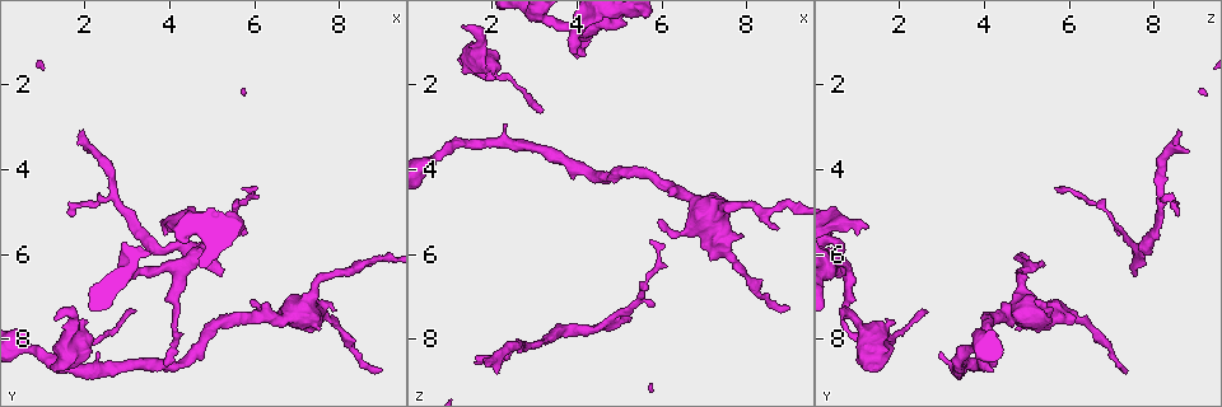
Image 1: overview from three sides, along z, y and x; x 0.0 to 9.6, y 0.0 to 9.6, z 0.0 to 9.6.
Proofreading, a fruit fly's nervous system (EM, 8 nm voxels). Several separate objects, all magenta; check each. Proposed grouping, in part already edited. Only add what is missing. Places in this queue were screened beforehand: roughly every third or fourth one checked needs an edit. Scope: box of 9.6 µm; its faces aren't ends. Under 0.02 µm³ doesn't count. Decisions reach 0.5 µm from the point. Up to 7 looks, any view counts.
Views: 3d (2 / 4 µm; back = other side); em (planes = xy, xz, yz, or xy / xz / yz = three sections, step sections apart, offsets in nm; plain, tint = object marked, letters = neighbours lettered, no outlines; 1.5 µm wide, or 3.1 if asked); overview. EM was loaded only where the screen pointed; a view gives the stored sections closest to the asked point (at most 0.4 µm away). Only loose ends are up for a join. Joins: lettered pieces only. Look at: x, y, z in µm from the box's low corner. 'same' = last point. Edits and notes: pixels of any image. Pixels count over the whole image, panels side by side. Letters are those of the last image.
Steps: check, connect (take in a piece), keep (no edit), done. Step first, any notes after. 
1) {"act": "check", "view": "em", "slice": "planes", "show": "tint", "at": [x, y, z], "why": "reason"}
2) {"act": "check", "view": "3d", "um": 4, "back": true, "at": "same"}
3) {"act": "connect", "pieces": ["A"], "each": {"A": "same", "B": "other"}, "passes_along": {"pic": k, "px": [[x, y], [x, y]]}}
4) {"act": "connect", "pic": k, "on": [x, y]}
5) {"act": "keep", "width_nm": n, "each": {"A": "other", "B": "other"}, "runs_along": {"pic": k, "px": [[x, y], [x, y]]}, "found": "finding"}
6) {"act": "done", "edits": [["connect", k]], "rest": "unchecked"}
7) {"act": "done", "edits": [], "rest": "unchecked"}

{"act": "check", "view": "em", "slice": "planes", "show": "letters", "at": [3.15, 7.30, 2.55], "why": "branch stops here"}

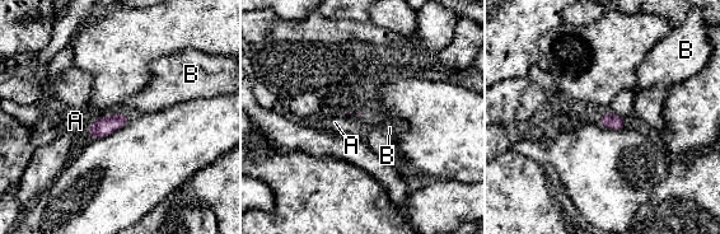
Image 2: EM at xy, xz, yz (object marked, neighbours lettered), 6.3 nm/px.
{"act": "keep", "each": {"A": "other", "B": "other"}, "border": {"pic": 2, "px": [[117, 113], [99, 117], [87, 130]]}, "found": "no lettered piece goes on from it"}

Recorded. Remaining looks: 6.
{"act": "check", "view": "3d", "um": 4, "at": [4.00, 5.30, 1.20], "why": "free end"}

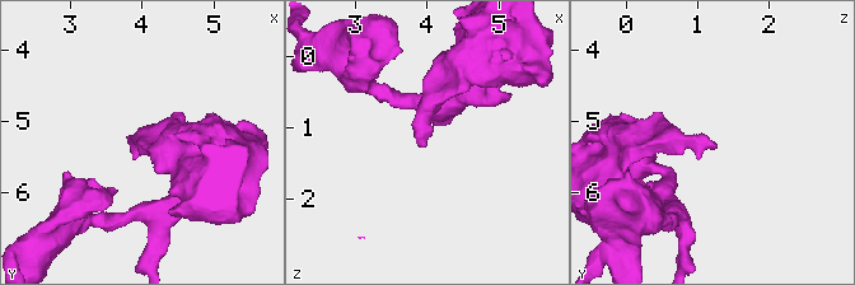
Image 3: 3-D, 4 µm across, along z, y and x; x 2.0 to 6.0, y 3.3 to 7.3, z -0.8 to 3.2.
{"act": "check", "view": "em", "slice": "planes", "show": "letters", "at": [3.95, 5.35, 1.25]}

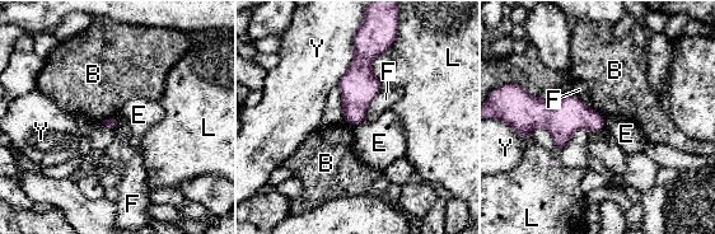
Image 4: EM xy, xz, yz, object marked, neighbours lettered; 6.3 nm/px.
{"act": "keep", "each": {"B": "other", "E": "other", "F": "other", "L": "other", "Y": "other"}, "border": {"pic": 4, "px": [[364, 121], [354, 126]]}, "found": "no lettered piece goes on from it"}

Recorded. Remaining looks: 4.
{"act": "check", "view": "3d", "um": 4, "at": [1.25, 7.55, 0.70]}

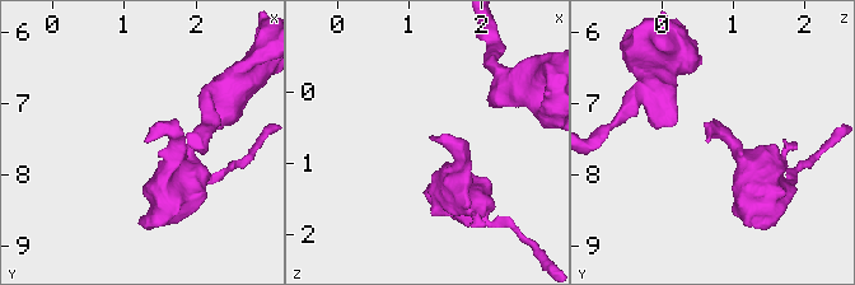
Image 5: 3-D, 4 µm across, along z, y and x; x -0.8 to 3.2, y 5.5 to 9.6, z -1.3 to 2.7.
{"act": "check", "view": "em", "slice": "planes", "show": "plain", "at": [1.30, 7.55, 0.65], "why": "need the tissue"}

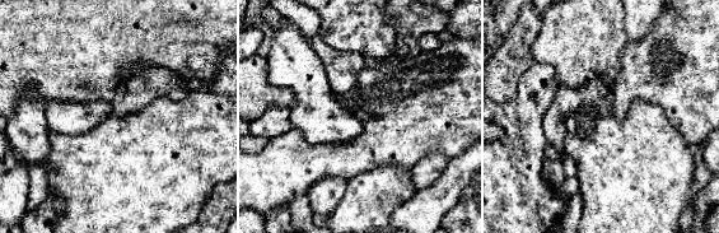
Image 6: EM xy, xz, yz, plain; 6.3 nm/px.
{"act": "check", "view": "em", "slice": "planes", "show": "letters", "at": "same"}

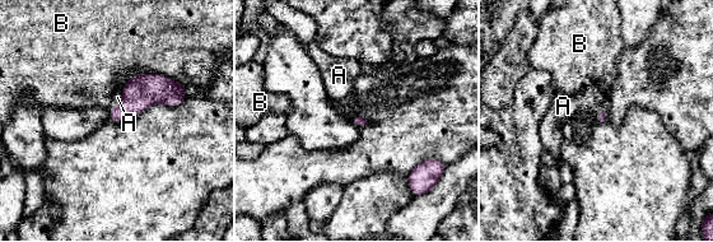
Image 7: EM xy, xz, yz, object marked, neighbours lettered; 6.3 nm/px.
{"act": "connect", "pic": 7, "on": [117, 97], "each": {"A": "same", "B": "other"}, "passes_along": {"pic": 7, "px": [[140, 92], [121, 101], [117, 97]]}, "found": "it goes on there"}

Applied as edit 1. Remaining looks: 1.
{"act": "done", "edits": [["connect", 7]], "rest": "unchecked"}

